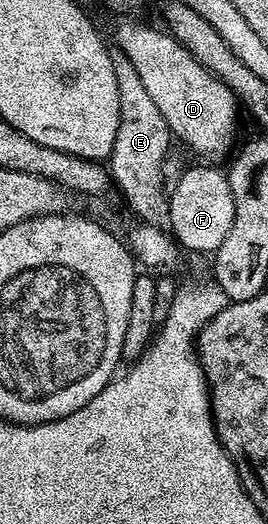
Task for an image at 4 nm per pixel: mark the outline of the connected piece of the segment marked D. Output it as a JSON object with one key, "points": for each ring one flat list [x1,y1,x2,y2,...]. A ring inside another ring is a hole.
{"points":[[125,20,117,28,115,44,135,66,144,89,147,90,148,95,159,108,159,114,166,119,172,135,178,141,179,139,185,140,186,146,191,151,198,152,201,155,198,157,208,158,213,162,221,162,217,161,221,159,224,161,235,148,233,139,237,136,237,108,239,112,237,95,222,80,218,80,217,77,211,75,174,36,169,35,168,31,160,31,156,32,153,28,136,24,133,20]]}

